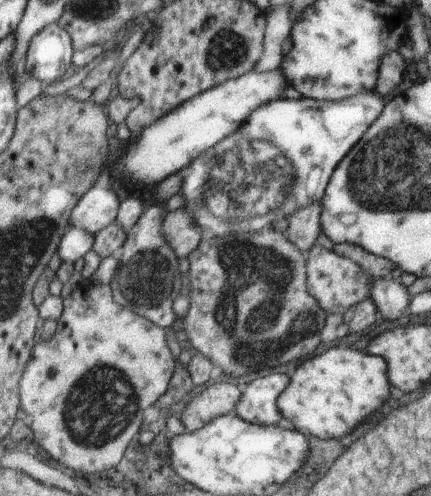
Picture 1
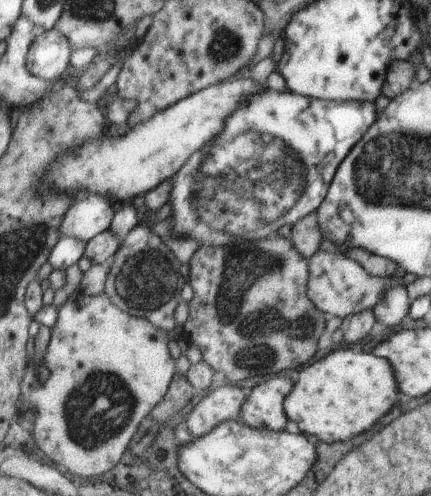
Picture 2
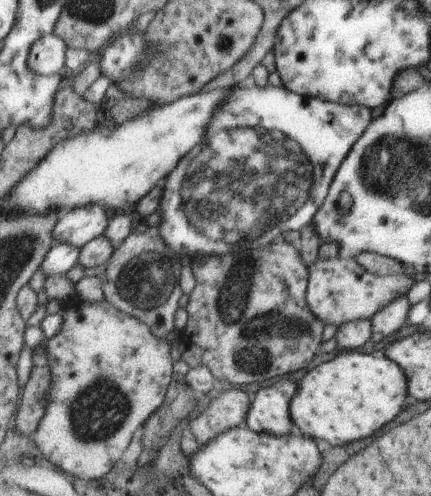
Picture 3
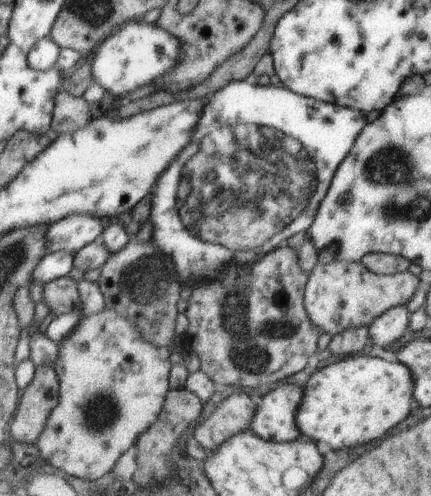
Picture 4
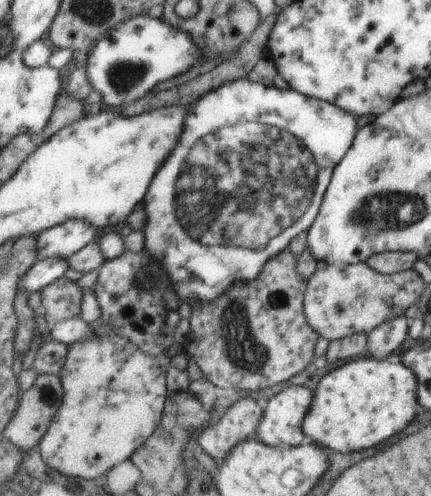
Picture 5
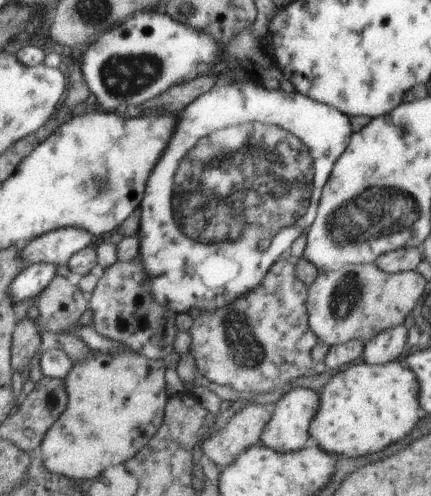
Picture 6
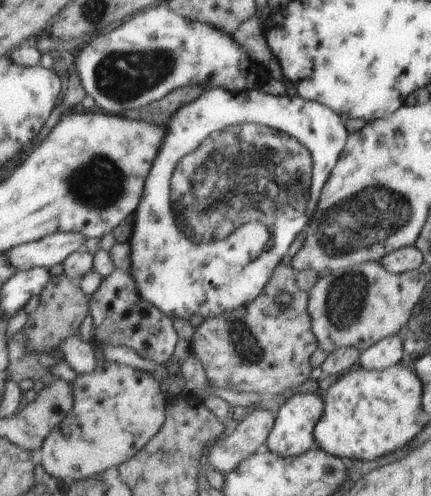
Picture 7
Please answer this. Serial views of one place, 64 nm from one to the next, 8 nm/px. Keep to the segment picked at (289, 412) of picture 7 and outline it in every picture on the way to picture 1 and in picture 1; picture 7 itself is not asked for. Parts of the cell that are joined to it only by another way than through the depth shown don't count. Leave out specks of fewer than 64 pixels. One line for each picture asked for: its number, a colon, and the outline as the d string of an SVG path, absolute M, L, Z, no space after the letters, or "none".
1: M267 374L263 378L255 378L247 384L233 414L255 426L277 426L279 418L283 418L277 400L289 384L291 382L285 374Z
2: M281 374L255 386L243 404L239 422L243 422L245 426L251 426L255 430L281 432L287 422L283 402L291 394L293 386L295 386L295 382L291 382L289 378L285 378Z
3: M285 378L283 382L275 382L271 386L265 386L261 390L257 390L255 400L251 400L251 410L247 412L245 418L245 426L257 434L269 434L269 436L291 436L289 430L293 426L291 420L291 400L297 396L297 384L289 382L289 378Z
4: M281 384L273 392L265 394L261 398L261 404L257 406L257 416L251 426L251 434L257 438L263 438L265 442L295 442L303 440L299 426L297 426L297 414L305 400L305 390L295 384Z
5: M289 386L277 392L265 408L263 422L255 440L271 448L297 448L307 442L303 420L313 404L313 392L301 386Z
6: M303 388L287 392L279 402L273 404L273 414L271 414L269 424L265 426L265 432L261 436L261 444L275 450L275 452L281 452L281 454L301 452L305 446L311 444L309 426L311 426L313 418L317 416L319 406L321 406L321 400L319 400L317 392L303 390Z

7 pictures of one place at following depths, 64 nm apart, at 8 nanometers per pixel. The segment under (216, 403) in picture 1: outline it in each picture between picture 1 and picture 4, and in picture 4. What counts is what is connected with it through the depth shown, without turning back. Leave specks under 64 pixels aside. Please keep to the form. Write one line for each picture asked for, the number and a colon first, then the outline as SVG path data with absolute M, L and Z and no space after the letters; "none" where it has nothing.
2: M221 386L215 388L207 398L203 398L193 412L187 414L183 426L189 430L189 434L197 440L201 436L207 436L213 428L217 428L223 422L239 420L239 414L243 410L247 396L237 386Z
3: M227 390L217 396L201 416L187 422L187 434L197 440L199 446L207 446L223 432L245 426L247 412L251 410L251 398L245 390Z
4: M233 392L215 408L215 412L203 424L197 424L193 428L191 438L207 454L217 452L221 444L225 444L231 436L249 432L255 416L257 406L251 402L251 398Z

